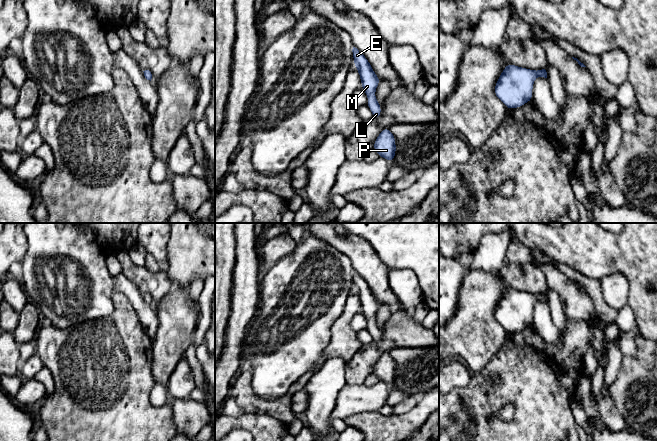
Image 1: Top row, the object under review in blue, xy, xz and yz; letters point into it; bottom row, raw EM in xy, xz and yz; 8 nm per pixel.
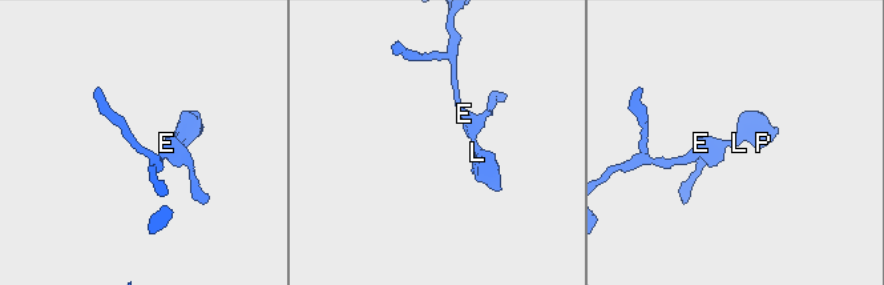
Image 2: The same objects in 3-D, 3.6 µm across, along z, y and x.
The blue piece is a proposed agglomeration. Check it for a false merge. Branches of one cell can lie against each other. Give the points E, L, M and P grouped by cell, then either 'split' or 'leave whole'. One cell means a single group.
E L M P; leave whole

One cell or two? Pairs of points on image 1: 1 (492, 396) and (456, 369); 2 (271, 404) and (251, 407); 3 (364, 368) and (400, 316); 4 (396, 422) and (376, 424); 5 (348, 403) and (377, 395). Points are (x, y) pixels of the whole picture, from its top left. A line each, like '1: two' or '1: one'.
1: two
2: one
3: one
4: one
5: one

